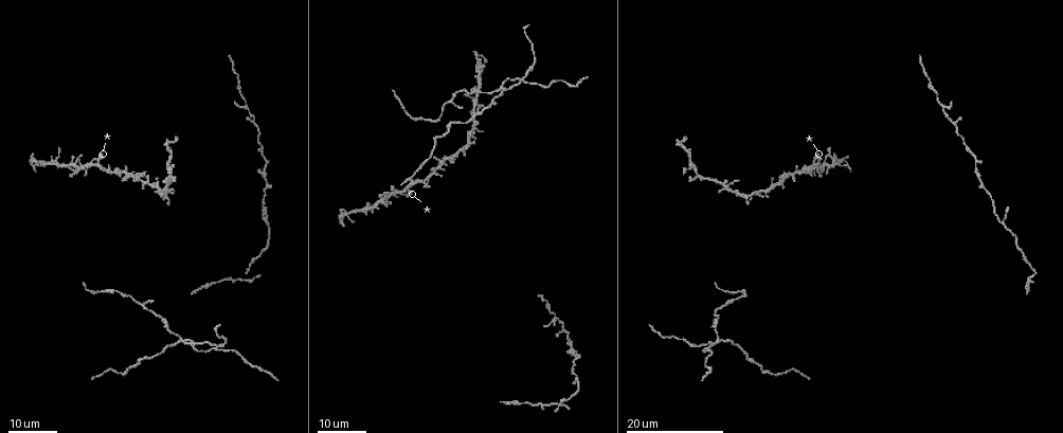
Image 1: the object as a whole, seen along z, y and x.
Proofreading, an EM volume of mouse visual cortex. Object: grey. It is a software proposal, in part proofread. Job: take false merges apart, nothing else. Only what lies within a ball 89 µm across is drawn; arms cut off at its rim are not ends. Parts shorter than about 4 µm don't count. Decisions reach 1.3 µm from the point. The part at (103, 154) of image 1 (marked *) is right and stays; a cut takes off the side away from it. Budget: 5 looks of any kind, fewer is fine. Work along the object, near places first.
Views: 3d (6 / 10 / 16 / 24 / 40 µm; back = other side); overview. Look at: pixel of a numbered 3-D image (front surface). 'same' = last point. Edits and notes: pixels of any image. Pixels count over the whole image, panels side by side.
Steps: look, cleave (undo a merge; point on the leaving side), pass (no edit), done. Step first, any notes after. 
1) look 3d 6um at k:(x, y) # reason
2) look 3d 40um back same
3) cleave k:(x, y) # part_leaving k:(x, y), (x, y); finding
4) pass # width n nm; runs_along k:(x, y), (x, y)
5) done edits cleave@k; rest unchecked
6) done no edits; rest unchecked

look 3d 16um at 1:(166, 197) # arms part here

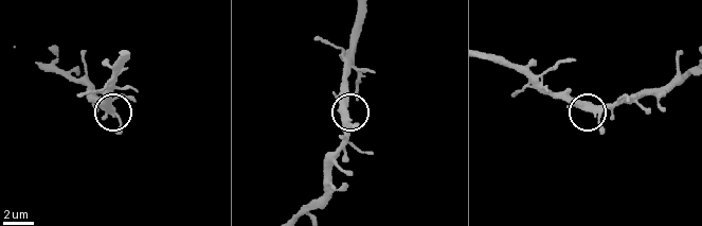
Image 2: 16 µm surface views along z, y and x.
look 3d 6um at 2:(348, 121)

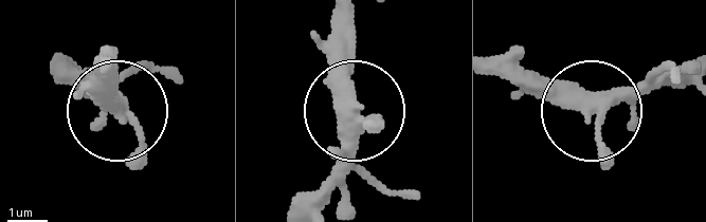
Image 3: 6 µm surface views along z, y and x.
pass # runs_along 3:(70, 57), (113, 110), (113, 53); all the same neuron

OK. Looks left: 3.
look 3d 24um at 1:(501, 90) # four-way junction

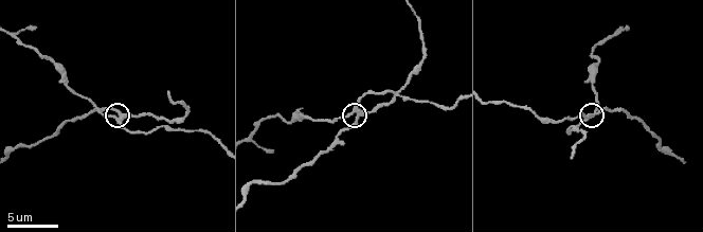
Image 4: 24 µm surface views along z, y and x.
look 3d 6um at 4:(358, 115)

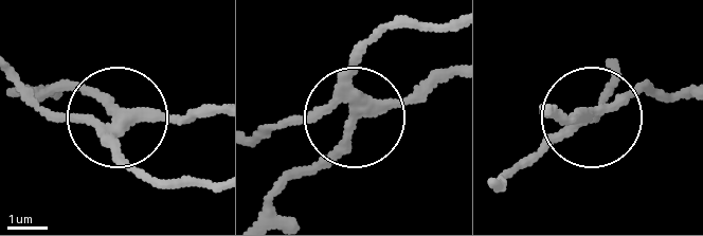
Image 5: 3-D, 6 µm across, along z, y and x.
cleave 5:(123, 165) # width 260 nm; two neurons meet here

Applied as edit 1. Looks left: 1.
done edits cleave@5; rest unchecked

